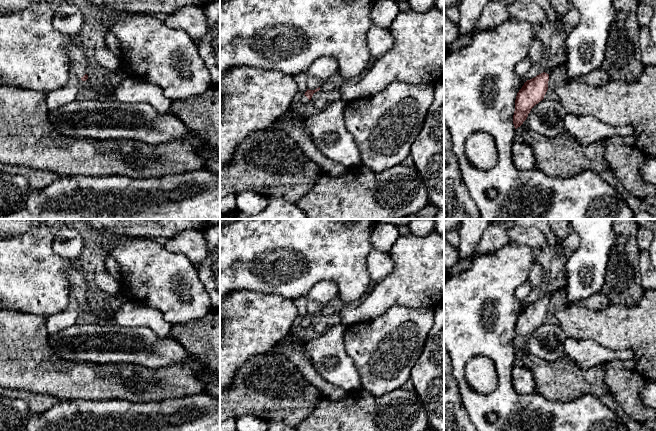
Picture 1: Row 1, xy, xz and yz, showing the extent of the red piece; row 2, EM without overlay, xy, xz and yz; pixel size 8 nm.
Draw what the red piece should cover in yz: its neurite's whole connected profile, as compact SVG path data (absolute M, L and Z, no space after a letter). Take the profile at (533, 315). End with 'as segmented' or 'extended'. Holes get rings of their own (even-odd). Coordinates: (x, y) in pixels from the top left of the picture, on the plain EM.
M557 250L551 261L547 279L544 282L544 296L527 304L519 314L515 324L513 348L515 353L527 343L531 333L544 323L548 314L549 299L556 292L564 292L566 285L565 266L568 254Z; extended

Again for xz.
M320 311L315 314L307 314L303 319L300 319L299 324L278 342L282 348L286 346L294 346L299 342L305 342L304 330L311 324L313 318L320 314Z; extended

